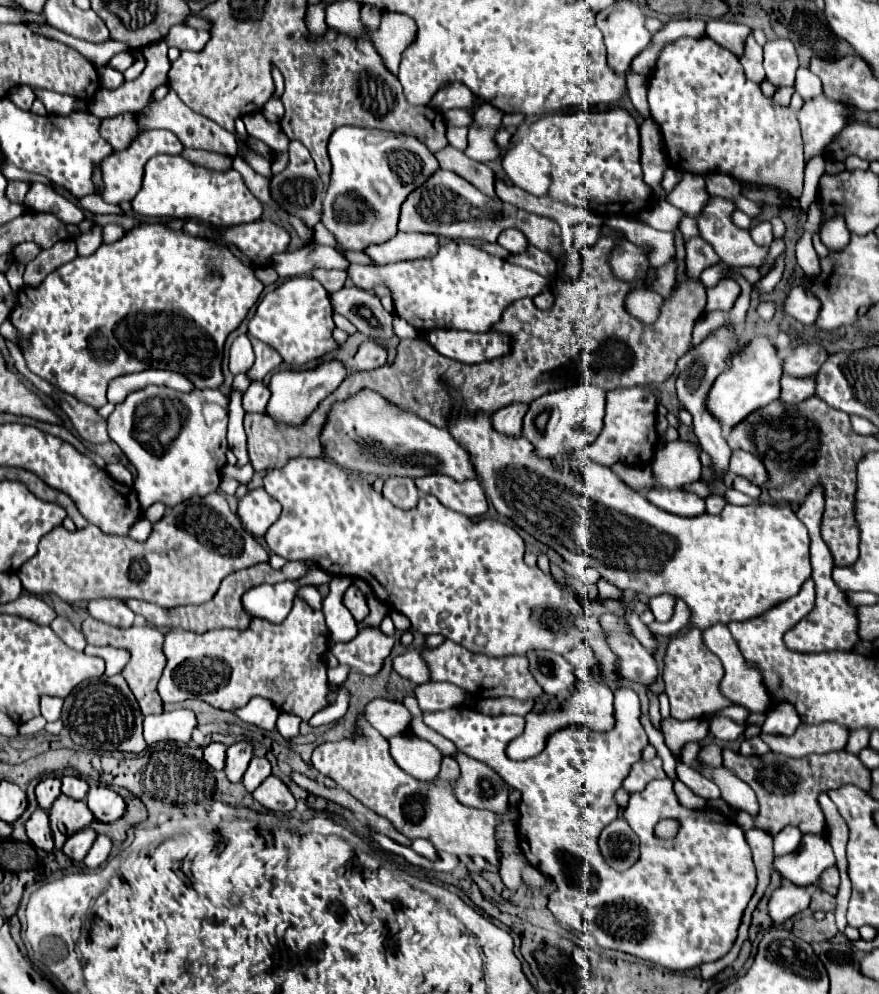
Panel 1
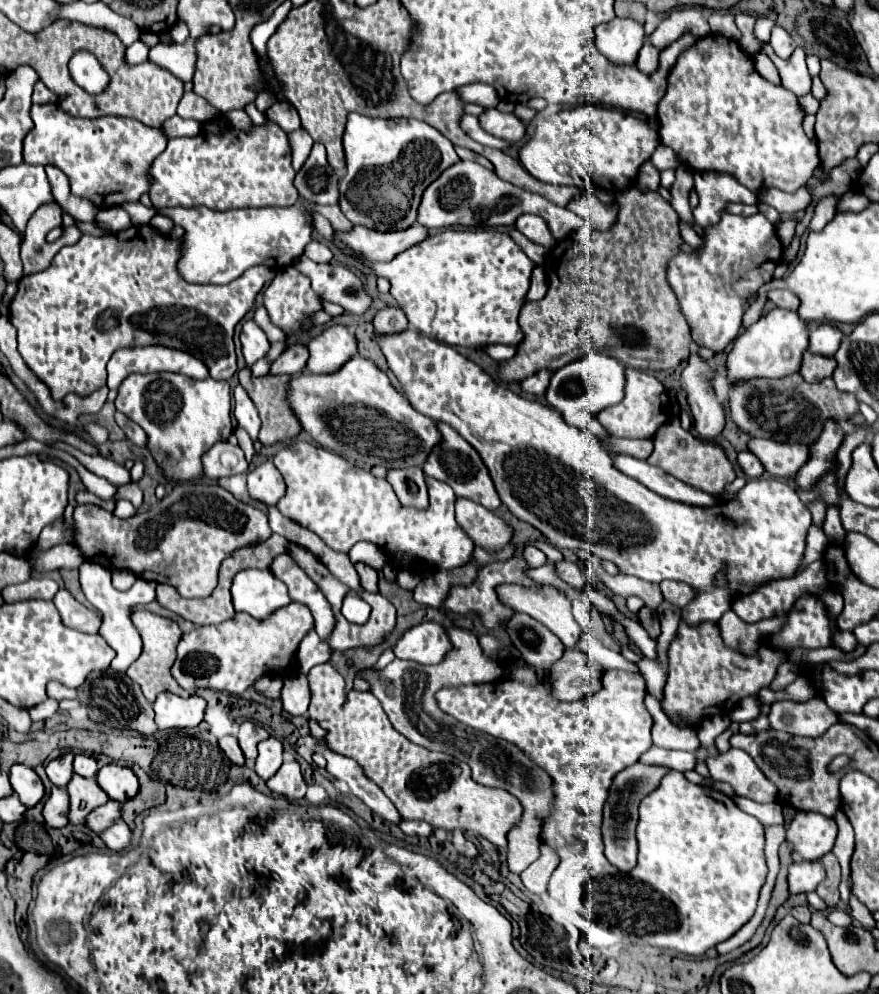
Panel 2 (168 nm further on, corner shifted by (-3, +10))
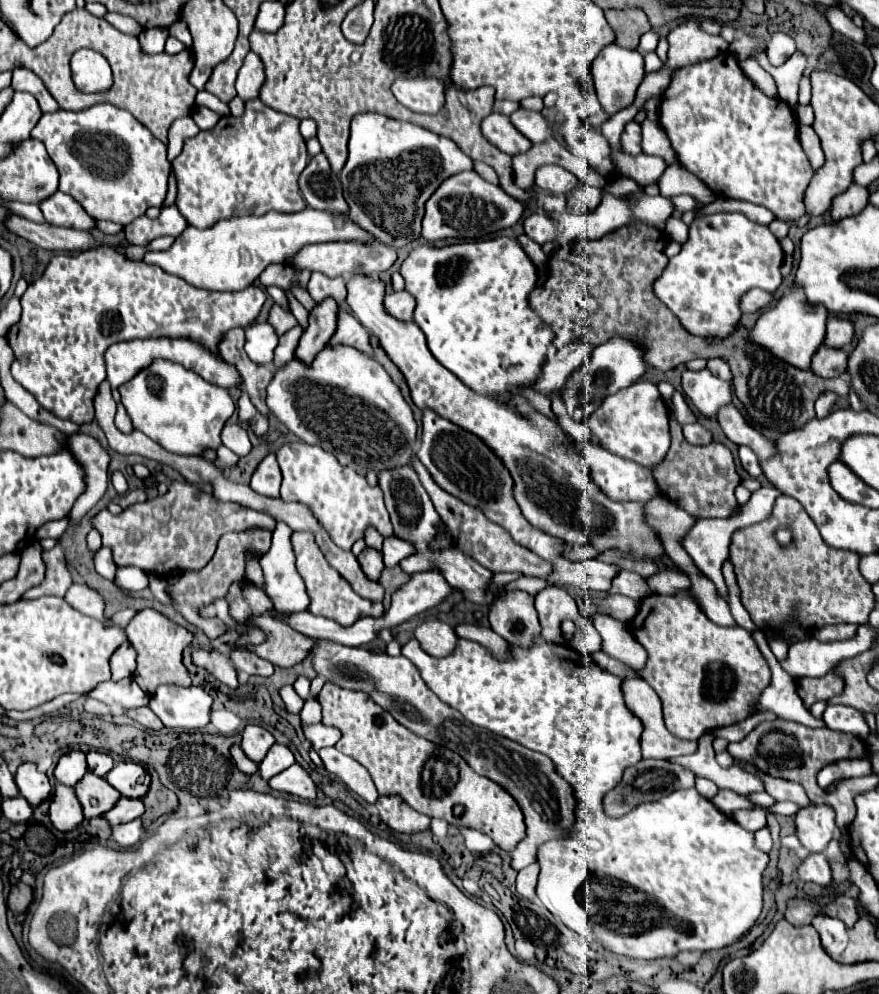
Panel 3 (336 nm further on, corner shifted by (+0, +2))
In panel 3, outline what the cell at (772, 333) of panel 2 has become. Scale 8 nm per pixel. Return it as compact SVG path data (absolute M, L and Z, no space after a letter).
M791 284L785 290L785 294L777 300L777 304L759 316L751 332L751 340L753 344L765 346L769 352L777 354L781 360L793 366L801 366L801 370L807 370L811 366L811 358L817 346L821 346L821 342L825 340L827 316L829 312L823 304L811 304L805 298L803 288L797 284Z

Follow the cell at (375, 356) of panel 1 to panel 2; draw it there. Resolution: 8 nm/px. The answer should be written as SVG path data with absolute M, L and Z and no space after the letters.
M384 308L380 310L374 320L374 336L388 336L388 334L398 334L408 328L408 320L404 318L404 312L400 308Z

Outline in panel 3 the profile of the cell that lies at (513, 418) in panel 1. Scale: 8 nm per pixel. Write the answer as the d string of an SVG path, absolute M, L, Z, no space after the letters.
M579 340L579 342L571 342L567 344L563 350L559 350L559 354L555 356L557 360L549 362L543 366L543 374L541 378L535 382L535 390L537 392L555 392L559 388L563 388L569 380L569 376L583 366L583 362L587 362L587 358L593 352L593 344Z

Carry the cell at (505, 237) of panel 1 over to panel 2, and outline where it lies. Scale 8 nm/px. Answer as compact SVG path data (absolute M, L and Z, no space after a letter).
M522 214L516 224L514 224L516 230L520 230L528 240L544 246L544 248L550 248L554 244L552 236L548 234L548 228L546 228L546 222L540 220L538 216L532 216L532 214Z

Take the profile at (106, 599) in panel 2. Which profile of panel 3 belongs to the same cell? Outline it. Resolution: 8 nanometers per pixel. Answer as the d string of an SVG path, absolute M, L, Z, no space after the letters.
M129 642L121 644L113 652L113 658L111 658L111 674L113 674L113 680L121 680L125 676L131 676L133 670L135 670L135 658L137 658L137 652L129 646Z

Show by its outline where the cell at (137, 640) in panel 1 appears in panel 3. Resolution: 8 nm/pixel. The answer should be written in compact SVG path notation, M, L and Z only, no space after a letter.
M153 608L141 610L129 624L127 624L127 638L131 646L137 650L137 670L133 678L141 686L145 694L153 694L153 690L161 684L177 684L177 686L191 686L191 678L187 668L183 666L183 648L191 644L193 634L165 618L161 612Z

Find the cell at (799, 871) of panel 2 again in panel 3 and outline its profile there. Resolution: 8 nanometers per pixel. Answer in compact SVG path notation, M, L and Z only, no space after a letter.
M823 852L809 854L805 858L805 862L797 868L797 874L799 874L799 880L815 882L819 886L827 886L833 882L833 872L831 872L831 866Z

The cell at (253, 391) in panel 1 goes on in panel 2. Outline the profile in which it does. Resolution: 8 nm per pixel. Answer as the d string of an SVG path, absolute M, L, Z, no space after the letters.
M294 344L294 346L290 346L288 350L284 350L284 352L272 362L268 374L274 376L274 374L296 374L296 372L302 372L306 358L308 358L306 346Z

